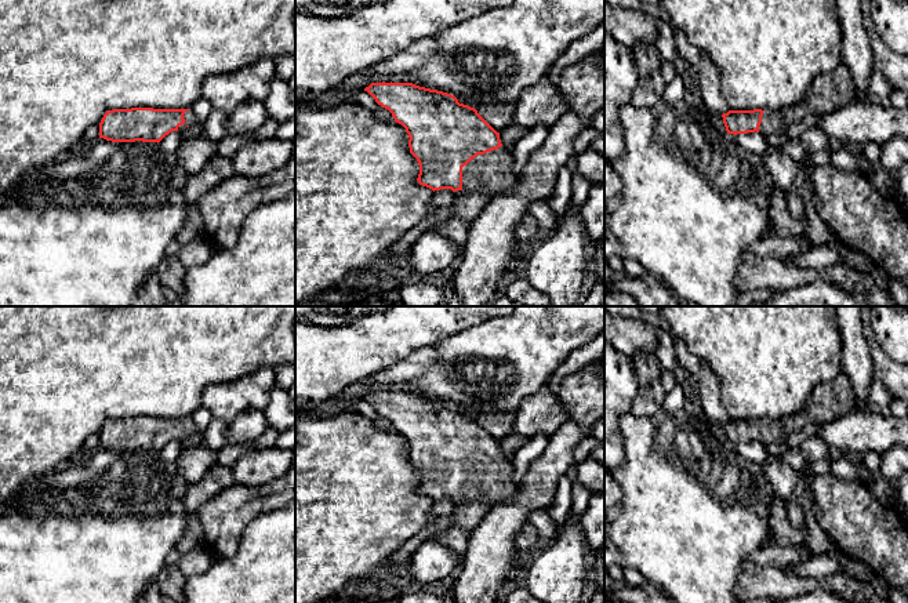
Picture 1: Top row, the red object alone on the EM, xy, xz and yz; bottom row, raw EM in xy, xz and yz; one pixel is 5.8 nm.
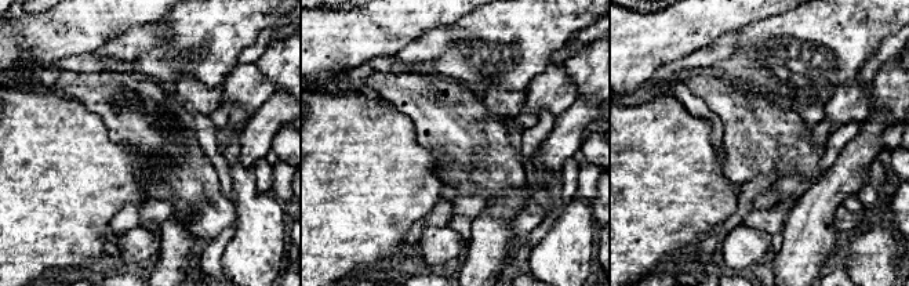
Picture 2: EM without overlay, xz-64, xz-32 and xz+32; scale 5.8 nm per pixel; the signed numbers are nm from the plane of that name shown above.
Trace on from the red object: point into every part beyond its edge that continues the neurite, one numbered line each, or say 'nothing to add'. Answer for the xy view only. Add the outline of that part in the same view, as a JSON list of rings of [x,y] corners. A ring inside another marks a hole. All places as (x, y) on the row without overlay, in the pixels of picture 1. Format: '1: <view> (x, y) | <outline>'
1: xy (189, 427) | [[[186,419],[184,424],[184,428],[185,428],[185,432],[178,436],[178,440],[184,440],[188,435],[195,433],[197,431],[192,419]]]

